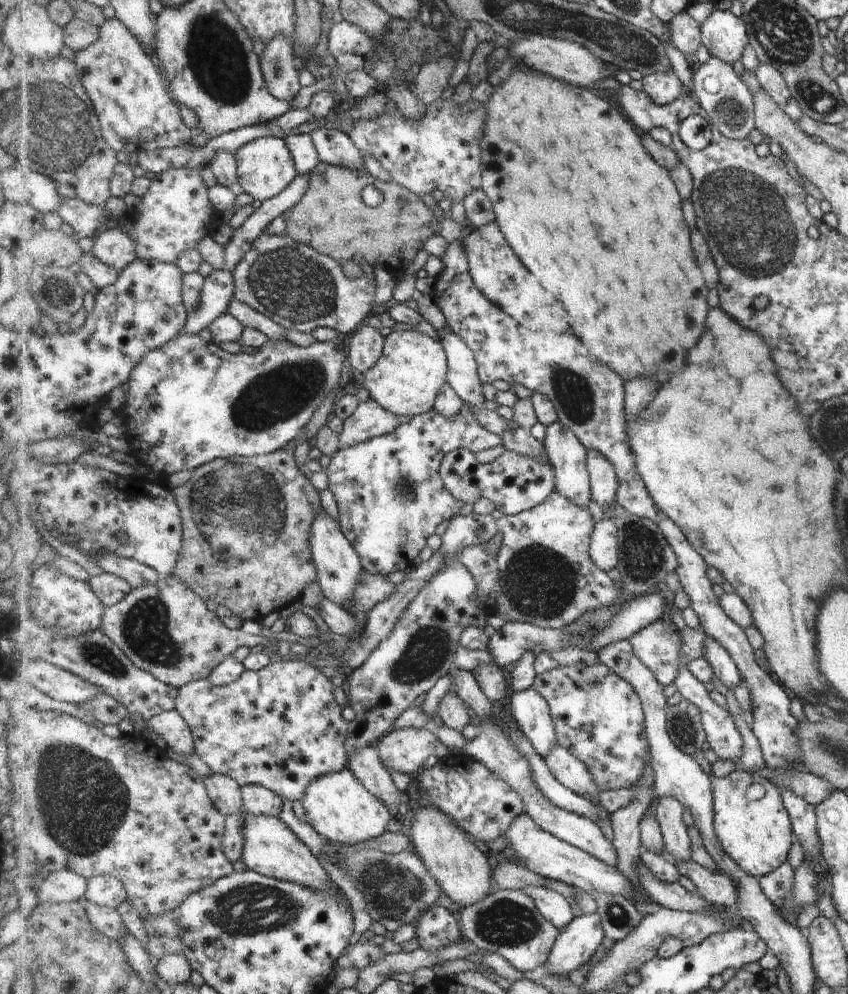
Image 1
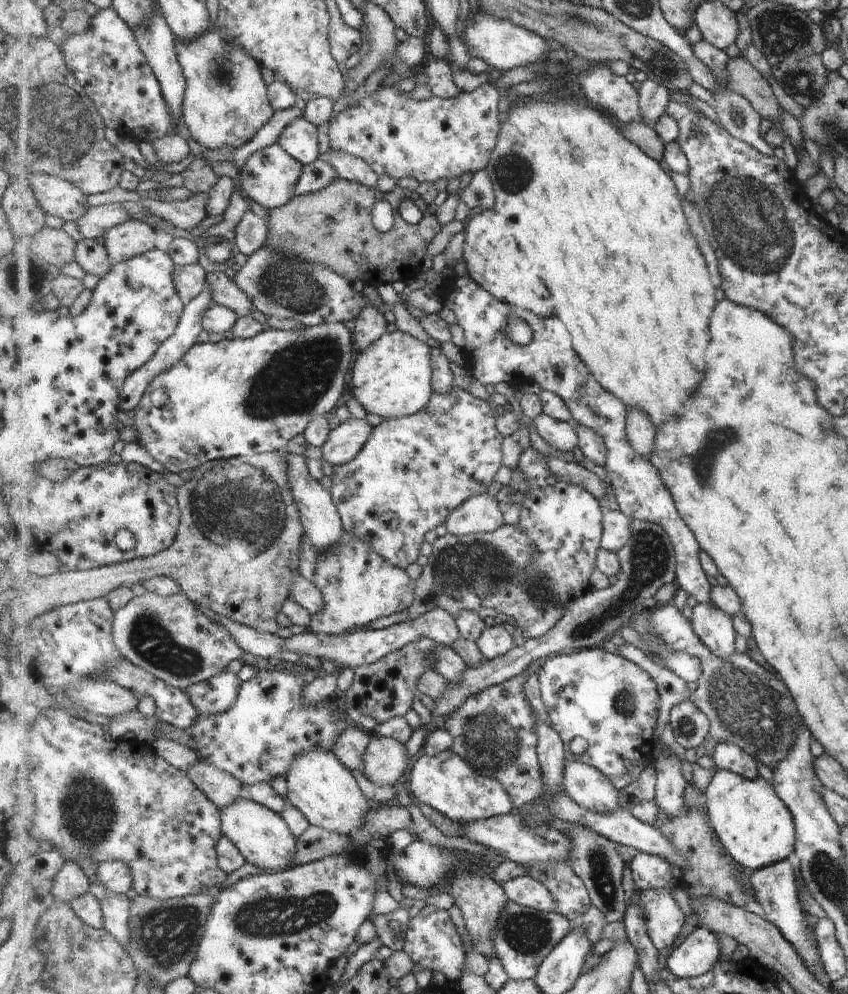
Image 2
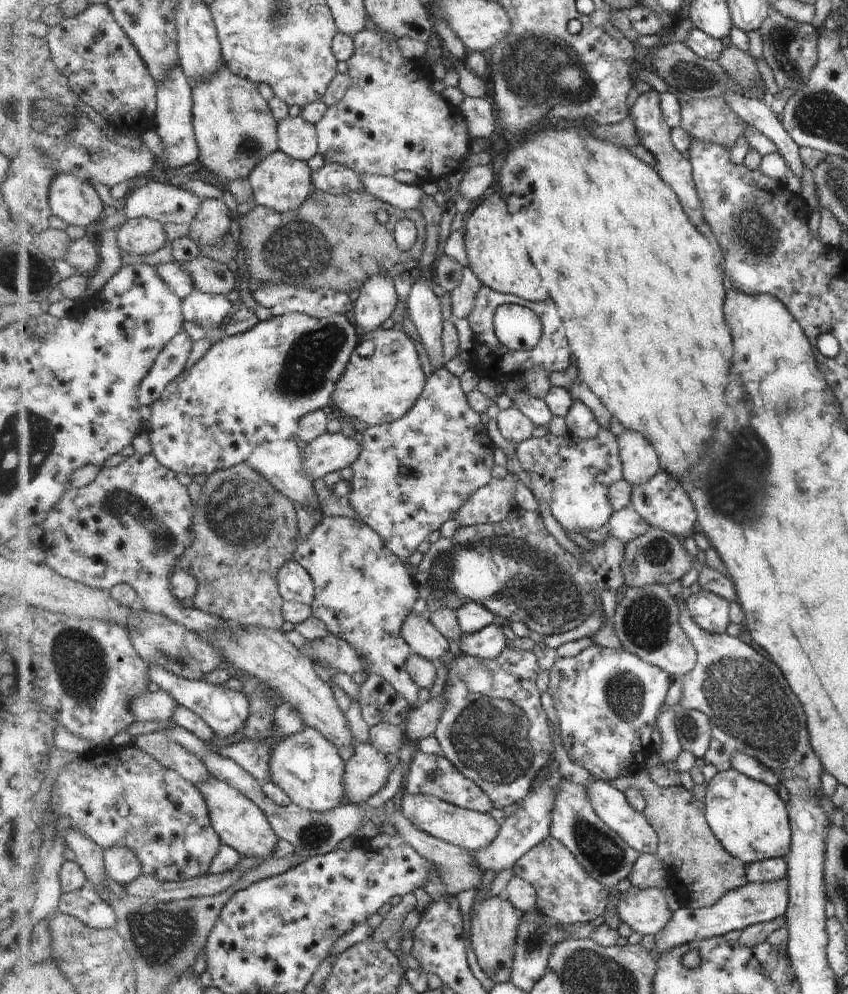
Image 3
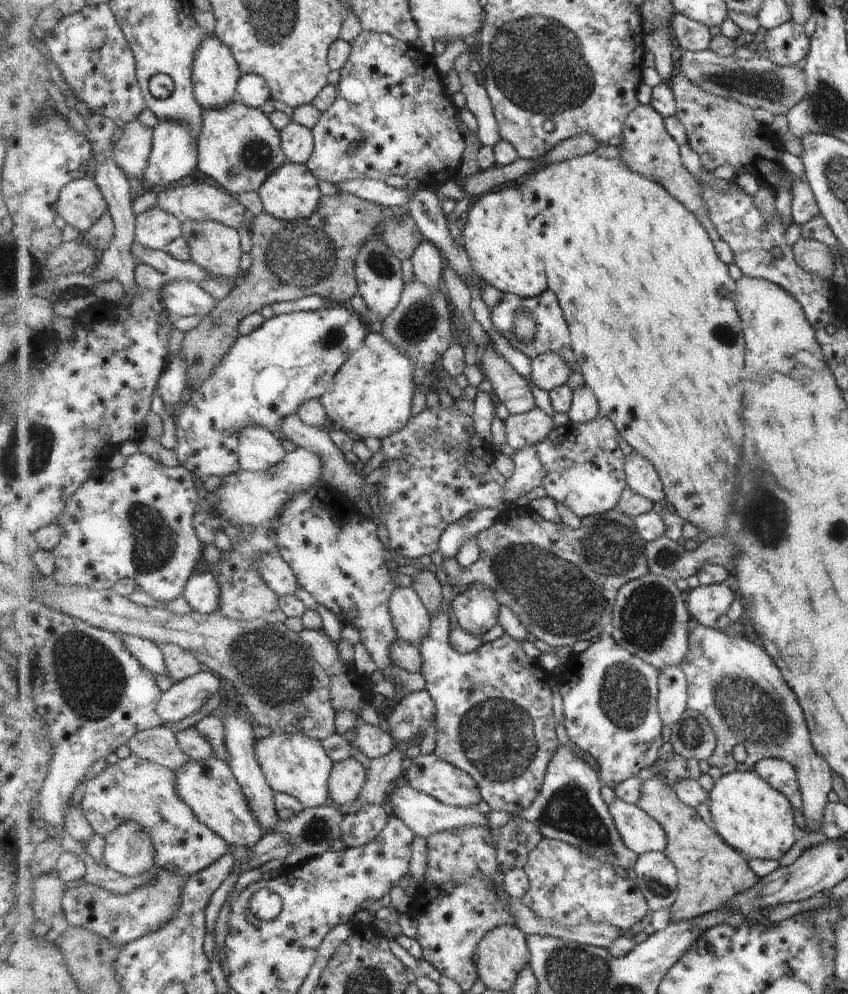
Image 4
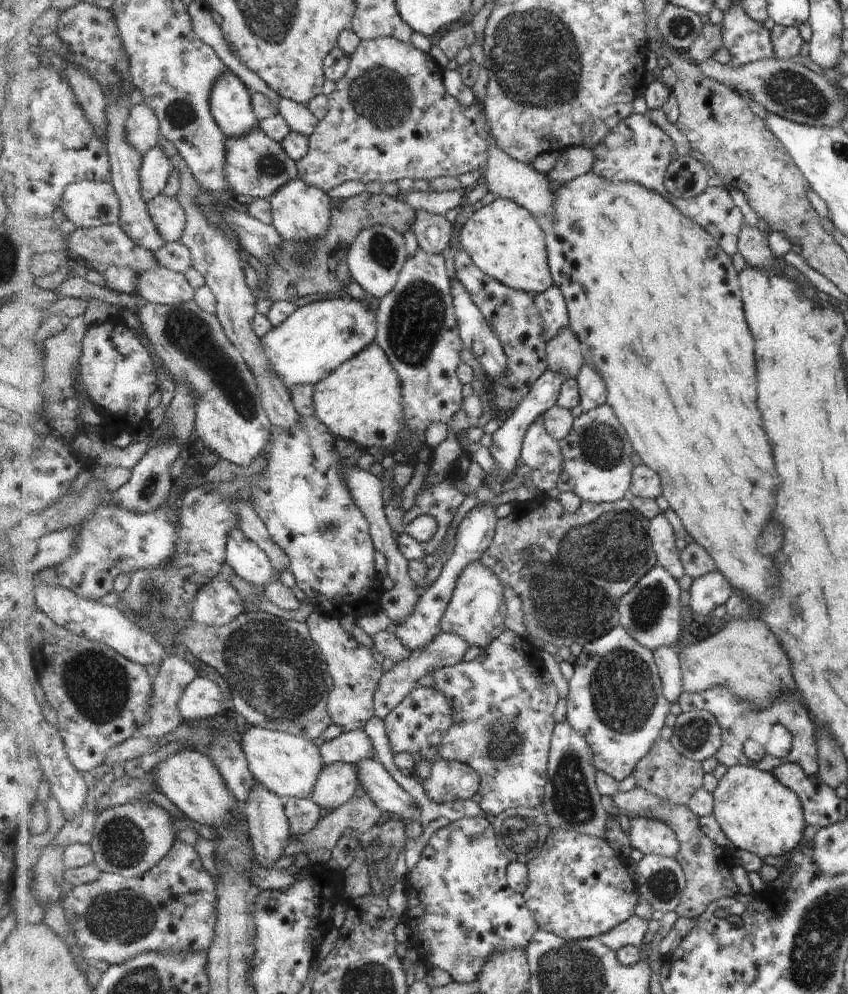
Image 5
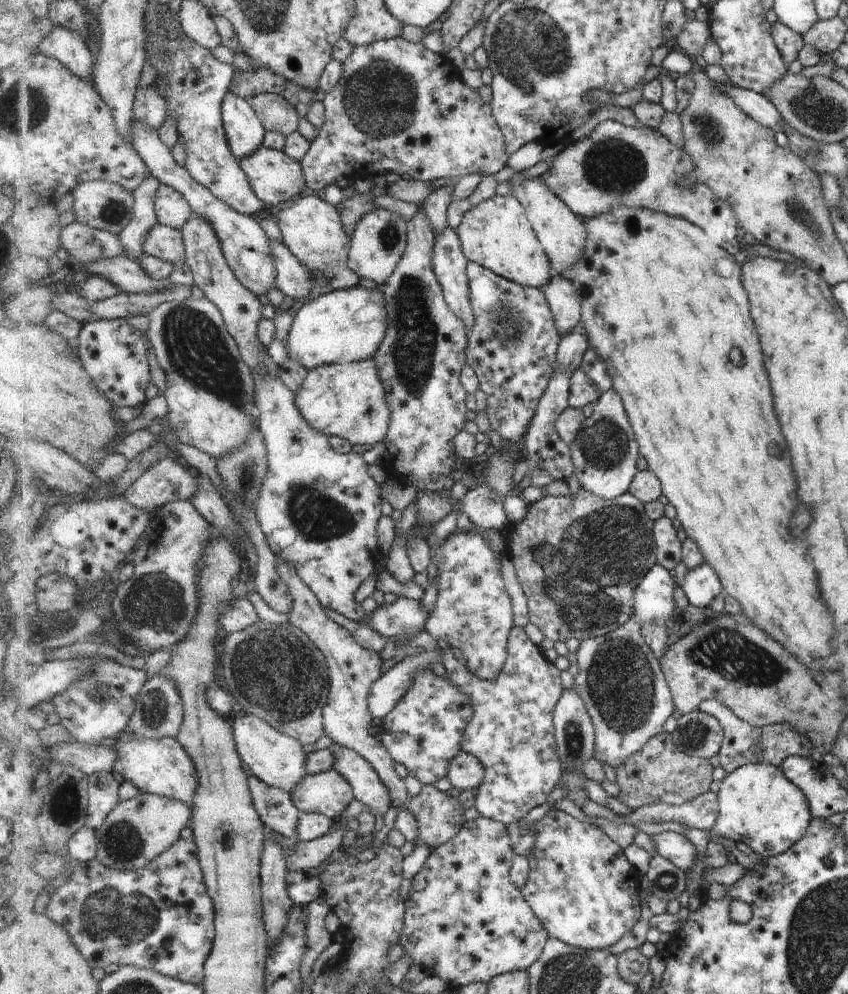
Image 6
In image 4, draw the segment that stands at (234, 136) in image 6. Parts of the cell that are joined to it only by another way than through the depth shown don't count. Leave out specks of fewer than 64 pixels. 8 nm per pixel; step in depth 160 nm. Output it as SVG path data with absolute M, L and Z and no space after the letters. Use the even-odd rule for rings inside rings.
M204 30L204 41L197 51L193 72L196 97L204 109L220 109L237 102L237 85L243 74L232 50L215 34L209 35Z

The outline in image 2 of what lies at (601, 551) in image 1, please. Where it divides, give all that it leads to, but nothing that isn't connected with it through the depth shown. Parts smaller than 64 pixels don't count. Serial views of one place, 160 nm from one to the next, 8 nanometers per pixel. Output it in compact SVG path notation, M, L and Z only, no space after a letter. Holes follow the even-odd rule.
M620 508L604 513L604 535L600 546L615 553L624 547L632 537L633 519L630 519Z

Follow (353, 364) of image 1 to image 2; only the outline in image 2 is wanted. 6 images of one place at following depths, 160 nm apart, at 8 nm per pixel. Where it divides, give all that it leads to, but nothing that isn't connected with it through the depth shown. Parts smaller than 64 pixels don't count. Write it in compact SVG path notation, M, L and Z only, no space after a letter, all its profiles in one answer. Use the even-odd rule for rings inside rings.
M373 302L365 303L363 311L360 312L354 324L353 336L357 345L356 352L365 350L387 332L387 322L383 315L385 310L380 312L379 308L373 306Z

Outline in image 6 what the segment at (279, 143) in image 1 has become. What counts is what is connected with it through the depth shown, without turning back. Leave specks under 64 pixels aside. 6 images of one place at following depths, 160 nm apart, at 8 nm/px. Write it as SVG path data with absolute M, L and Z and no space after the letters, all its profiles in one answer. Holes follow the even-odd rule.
M307 191L293 202L279 209L278 225L282 230L283 242L313 275L326 277L333 291L356 287L360 276L348 265L348 254L352 239L344 226L338 205L324 201L321 194Z

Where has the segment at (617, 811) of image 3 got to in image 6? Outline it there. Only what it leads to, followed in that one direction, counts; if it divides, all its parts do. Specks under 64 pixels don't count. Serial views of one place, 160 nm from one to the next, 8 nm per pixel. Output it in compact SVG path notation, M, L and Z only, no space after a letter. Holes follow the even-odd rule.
M663 831L651 838L656 843L657 854L673 862L683 872L689 872L695 866L698 857L697 848L687 836L673 831Z

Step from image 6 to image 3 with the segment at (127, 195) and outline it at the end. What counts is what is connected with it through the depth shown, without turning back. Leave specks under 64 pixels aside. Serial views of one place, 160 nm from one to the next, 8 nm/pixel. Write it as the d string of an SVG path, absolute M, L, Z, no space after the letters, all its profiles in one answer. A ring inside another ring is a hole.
M59 173L50 186L50 207L57 224L72 224L84 229L101 218L106 205L90 182Z

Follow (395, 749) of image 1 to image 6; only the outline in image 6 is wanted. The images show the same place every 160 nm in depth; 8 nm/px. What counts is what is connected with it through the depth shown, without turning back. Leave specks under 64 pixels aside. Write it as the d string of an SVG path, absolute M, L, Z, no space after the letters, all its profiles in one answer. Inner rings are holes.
M333 769L307 775L292 792L293 802L300 811L321 813L334 821L347 810L354 798L351 783Z

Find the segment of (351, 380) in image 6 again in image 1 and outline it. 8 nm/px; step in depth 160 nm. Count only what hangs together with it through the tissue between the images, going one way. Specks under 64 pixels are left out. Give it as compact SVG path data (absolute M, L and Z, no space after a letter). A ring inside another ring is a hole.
M396 328L386 337L383 356L366 373L359 374L359 383L368 391L369 400L377 401L381 408L399 416L420 415L436 408L436 400L448 382L448 354L442 341L437 342L415 328Z

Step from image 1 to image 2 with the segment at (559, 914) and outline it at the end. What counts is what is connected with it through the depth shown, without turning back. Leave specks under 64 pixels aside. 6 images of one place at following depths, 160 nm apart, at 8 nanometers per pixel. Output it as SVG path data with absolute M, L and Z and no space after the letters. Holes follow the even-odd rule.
M529 875L516 877L501 885L508 900L524 907L540 911L554 912L555 901L546 886Z

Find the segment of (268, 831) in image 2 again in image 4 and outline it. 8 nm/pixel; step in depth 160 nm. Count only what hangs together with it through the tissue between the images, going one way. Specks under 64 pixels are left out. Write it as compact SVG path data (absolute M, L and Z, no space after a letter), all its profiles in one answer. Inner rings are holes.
M217 757L200 761L191 759L182 769L176 770L176 791L185 804L229 845L251 847L264 838L265 832L229 763Z

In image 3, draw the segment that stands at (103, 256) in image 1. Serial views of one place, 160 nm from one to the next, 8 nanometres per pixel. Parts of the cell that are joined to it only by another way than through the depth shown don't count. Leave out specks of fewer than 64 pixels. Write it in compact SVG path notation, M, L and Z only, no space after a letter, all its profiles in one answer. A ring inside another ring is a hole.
M132 218L117 231L119 250L131 254L151 254L167 246L165 224L150 218Z

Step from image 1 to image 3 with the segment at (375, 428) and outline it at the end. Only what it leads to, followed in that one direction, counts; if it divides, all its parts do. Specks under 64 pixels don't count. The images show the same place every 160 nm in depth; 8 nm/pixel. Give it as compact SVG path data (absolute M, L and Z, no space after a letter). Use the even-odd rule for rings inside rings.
M340 432L325 433L307 444L302 449L304 468L312 480L325 478L331 472L339 472L345 466L352 466L360 458L362 446L357 444L356 437L347 438Z

